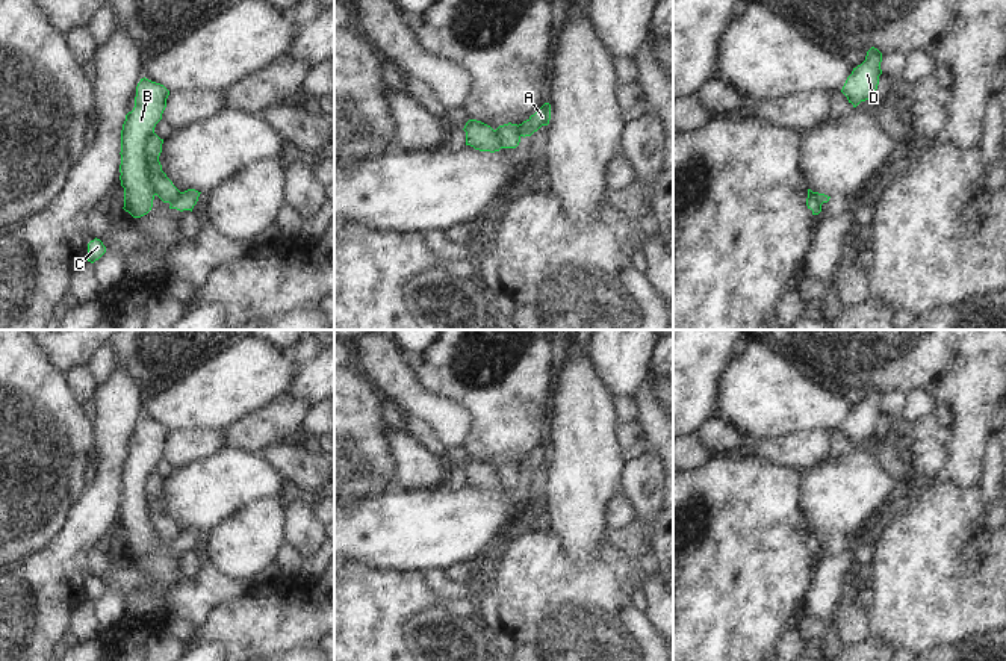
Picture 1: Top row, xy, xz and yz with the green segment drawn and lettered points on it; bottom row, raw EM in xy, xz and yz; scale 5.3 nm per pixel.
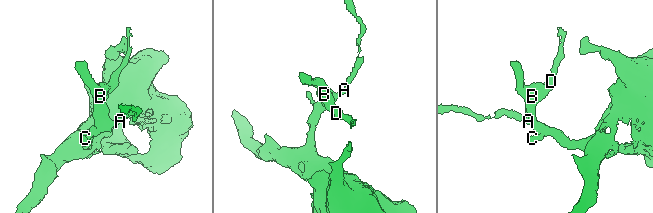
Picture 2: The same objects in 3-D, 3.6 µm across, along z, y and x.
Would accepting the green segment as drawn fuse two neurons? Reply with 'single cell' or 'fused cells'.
fused cells

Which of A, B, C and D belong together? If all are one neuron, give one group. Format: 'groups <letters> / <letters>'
groups A B C / D

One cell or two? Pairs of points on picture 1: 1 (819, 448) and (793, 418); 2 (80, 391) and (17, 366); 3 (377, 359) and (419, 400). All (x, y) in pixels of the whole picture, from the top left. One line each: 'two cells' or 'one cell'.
1: two cells
2: two cells
3: one cell

